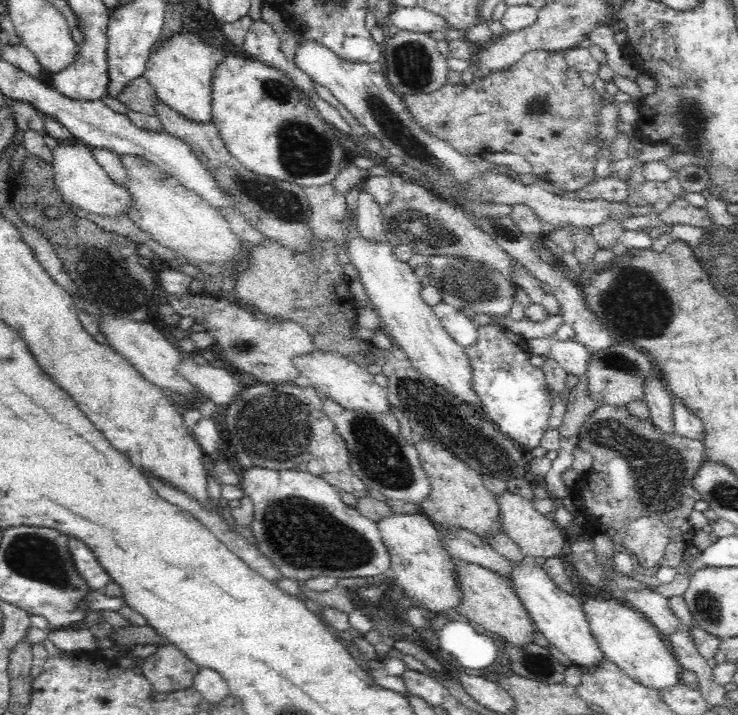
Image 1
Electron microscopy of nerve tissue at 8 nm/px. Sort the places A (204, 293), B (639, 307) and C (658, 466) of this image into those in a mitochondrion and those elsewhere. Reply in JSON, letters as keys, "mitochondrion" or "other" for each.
{"A":"other","B":"mitochondrion","C":"mitochondrion"}

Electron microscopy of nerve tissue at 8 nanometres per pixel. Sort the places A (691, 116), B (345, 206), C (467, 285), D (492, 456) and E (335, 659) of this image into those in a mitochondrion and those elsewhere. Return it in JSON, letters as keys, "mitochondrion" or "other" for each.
{"A":"mitochondrion","B":"other","C":"mitochondrion","D":"mitochondrion","E":"other"}

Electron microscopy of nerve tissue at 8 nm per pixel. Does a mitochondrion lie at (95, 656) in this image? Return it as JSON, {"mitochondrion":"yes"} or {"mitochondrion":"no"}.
{"mitochondrion":"no"}

